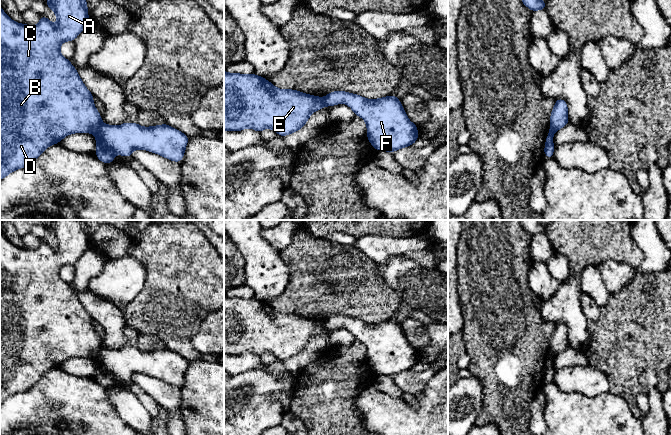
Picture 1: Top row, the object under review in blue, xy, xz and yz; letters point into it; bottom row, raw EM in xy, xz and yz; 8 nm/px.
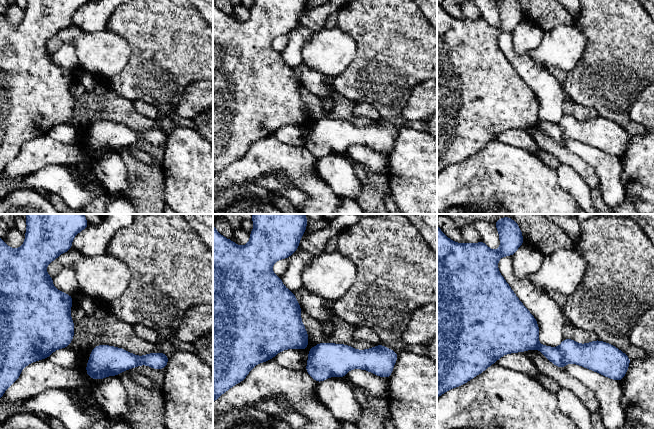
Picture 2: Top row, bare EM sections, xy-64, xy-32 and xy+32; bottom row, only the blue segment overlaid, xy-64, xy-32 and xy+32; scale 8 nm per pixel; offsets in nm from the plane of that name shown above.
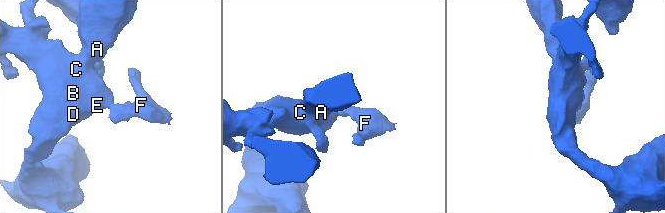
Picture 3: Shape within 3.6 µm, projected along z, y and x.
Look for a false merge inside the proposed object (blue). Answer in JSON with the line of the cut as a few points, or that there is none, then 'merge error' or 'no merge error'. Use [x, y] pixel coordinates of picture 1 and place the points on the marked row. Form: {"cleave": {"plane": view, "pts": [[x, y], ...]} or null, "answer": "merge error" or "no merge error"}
{"cleave": {"plane": "xy", "pts": [[102, 124], [95, 134]]}, "answer": "merge error"}

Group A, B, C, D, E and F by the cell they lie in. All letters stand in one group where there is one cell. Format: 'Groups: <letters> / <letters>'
Groups: A B C D E / F

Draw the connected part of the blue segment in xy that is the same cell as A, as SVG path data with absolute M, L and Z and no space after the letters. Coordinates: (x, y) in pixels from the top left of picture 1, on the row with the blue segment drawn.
M46 0L44 2L56 14L58 19L56 26L44 15L41 15L40 21L36 26L17 23L6 15L0 5L0 181L11 172L33 163L46 148L60 143L67 135L73 133L96 134L99 127L102 125L102 117L93 103L94 96L84 85L76 68L60 53L60 45L63 42L75 41L82 30L90 25L87 10L88 2L86 0Z

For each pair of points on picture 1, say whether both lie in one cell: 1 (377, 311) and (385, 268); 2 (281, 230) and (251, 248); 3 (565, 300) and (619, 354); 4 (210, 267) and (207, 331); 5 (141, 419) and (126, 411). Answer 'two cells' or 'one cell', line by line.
1: two cells
2: two cells
3: two cells
4: two cells
5: one cell

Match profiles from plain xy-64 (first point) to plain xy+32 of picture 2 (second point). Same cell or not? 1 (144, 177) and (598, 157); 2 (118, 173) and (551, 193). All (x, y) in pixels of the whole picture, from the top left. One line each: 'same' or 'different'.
1: different
2: different

